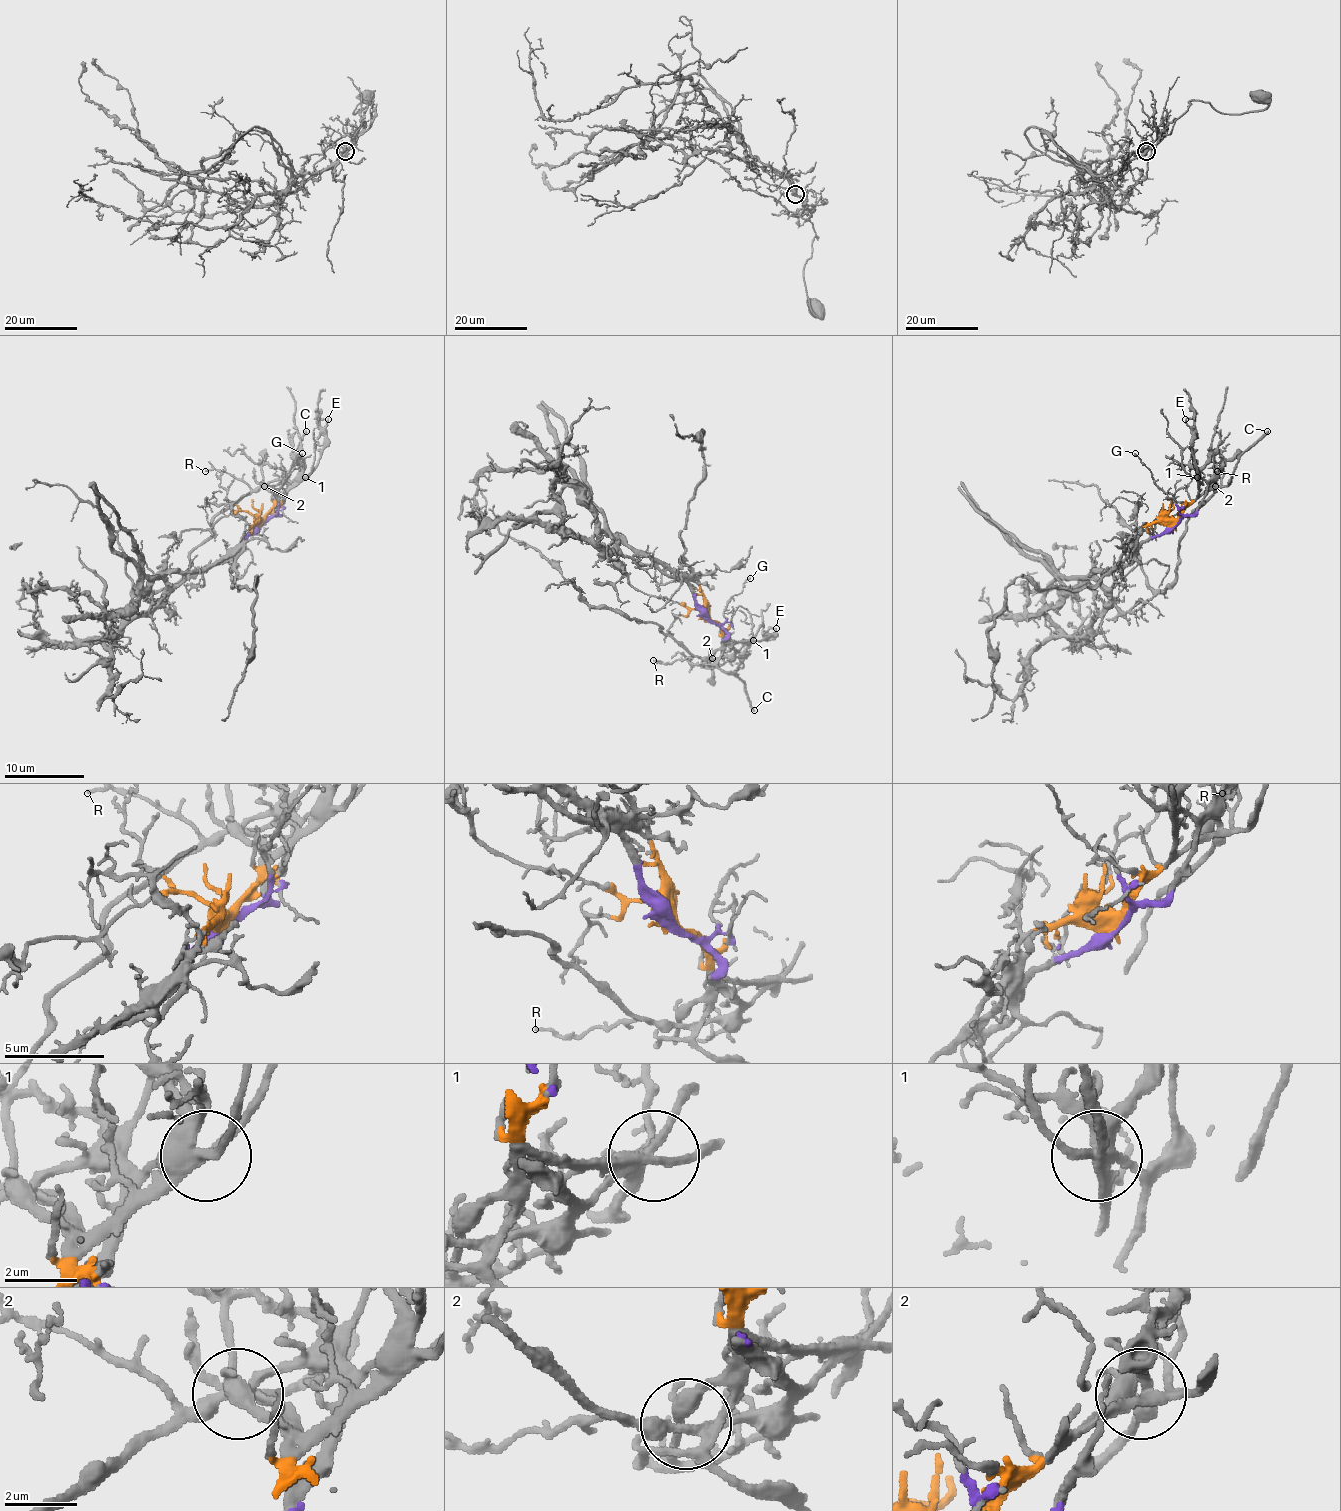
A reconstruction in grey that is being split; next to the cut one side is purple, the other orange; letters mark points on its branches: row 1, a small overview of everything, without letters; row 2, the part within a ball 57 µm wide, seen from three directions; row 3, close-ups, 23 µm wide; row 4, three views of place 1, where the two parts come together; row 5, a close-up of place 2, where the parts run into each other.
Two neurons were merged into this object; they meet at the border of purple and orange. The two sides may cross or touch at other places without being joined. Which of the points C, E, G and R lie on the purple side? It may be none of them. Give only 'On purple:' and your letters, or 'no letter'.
On purple: G, R

